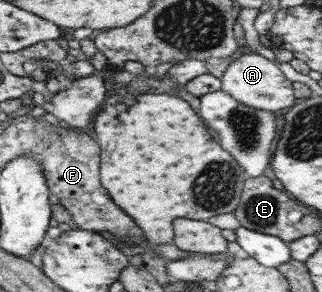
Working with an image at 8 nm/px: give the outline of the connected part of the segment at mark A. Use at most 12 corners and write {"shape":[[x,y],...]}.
{"shape":[[256,52],[233,60],[224,92],[260,110],[293,107],[292,80]]}

